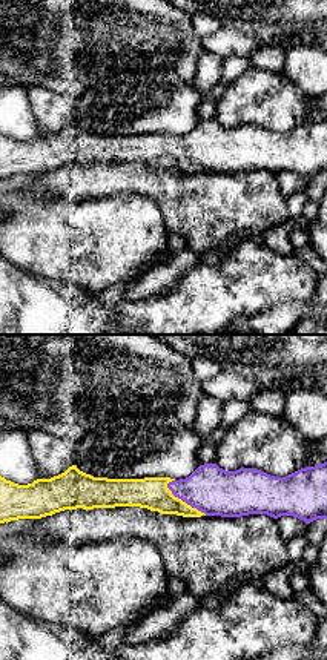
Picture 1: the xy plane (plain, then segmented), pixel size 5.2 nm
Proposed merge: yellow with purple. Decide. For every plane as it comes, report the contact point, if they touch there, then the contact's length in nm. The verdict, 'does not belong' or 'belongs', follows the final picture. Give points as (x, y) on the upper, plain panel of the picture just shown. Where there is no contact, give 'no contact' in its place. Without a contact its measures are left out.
(184, 158) | 280 nm

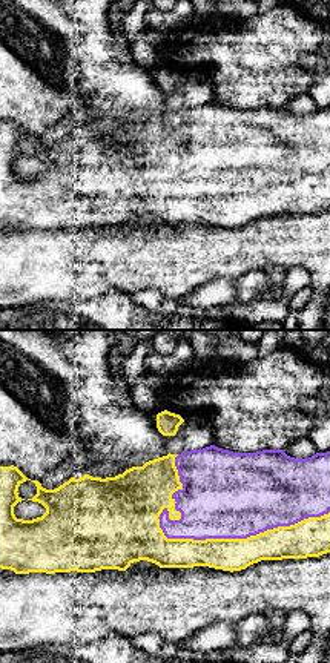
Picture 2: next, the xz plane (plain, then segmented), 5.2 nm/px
(238, 195) | 900 nm

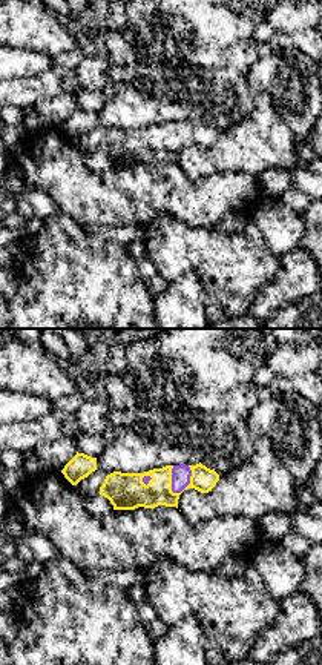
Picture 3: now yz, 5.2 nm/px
(190, 138) | 170 nm

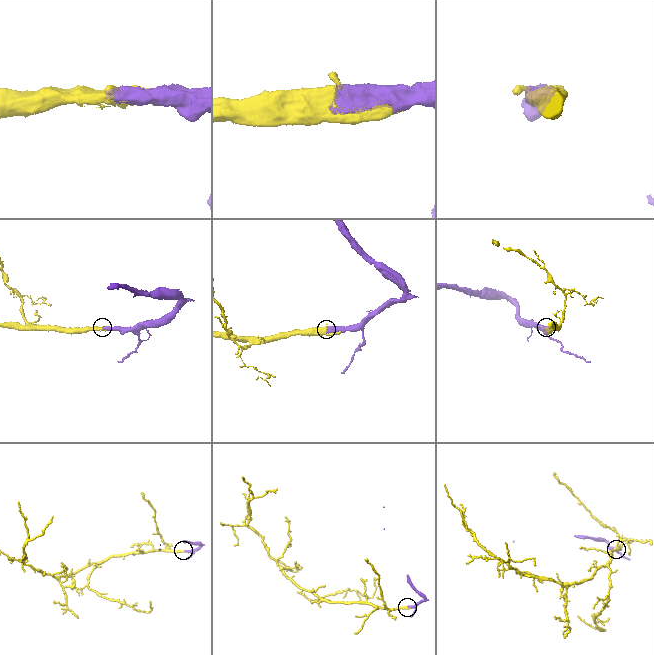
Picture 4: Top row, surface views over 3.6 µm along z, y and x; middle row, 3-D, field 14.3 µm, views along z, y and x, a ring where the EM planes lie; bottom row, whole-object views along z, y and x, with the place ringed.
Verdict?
belongs

